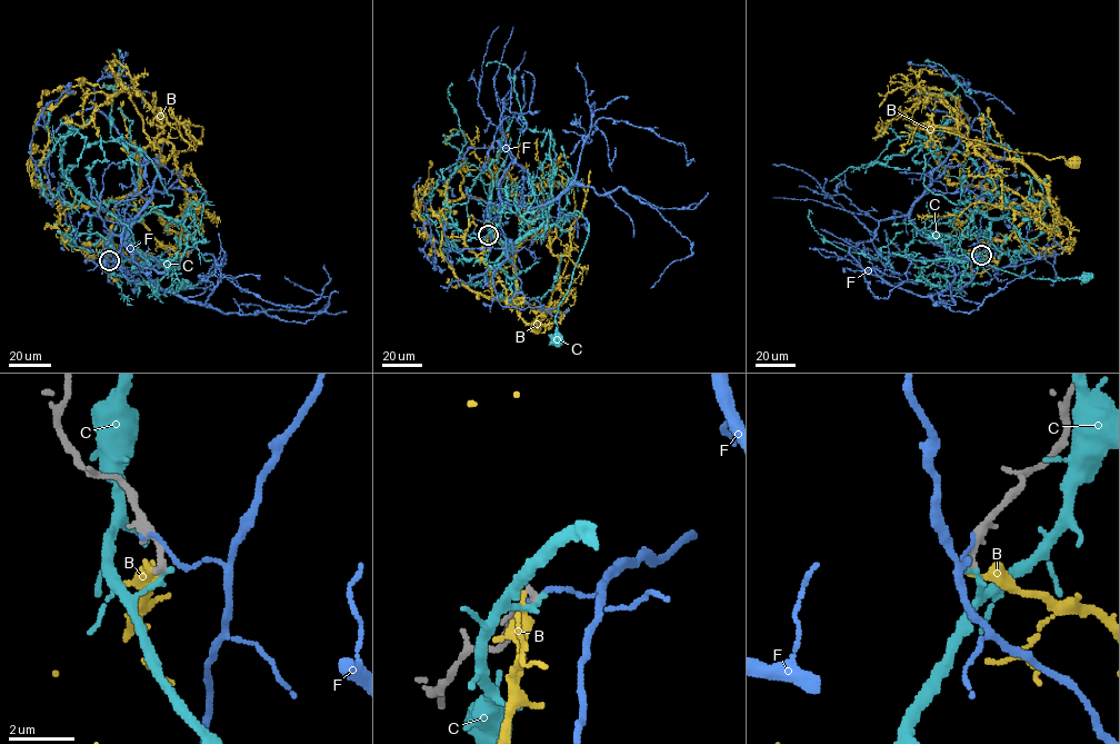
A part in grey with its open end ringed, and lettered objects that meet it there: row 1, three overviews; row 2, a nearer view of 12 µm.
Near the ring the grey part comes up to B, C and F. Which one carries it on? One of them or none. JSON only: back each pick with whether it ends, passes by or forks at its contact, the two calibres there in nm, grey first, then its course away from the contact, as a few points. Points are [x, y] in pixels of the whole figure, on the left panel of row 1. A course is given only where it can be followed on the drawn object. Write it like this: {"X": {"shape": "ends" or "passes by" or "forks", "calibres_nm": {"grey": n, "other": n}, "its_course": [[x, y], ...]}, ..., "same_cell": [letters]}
{"same_cell": []}

